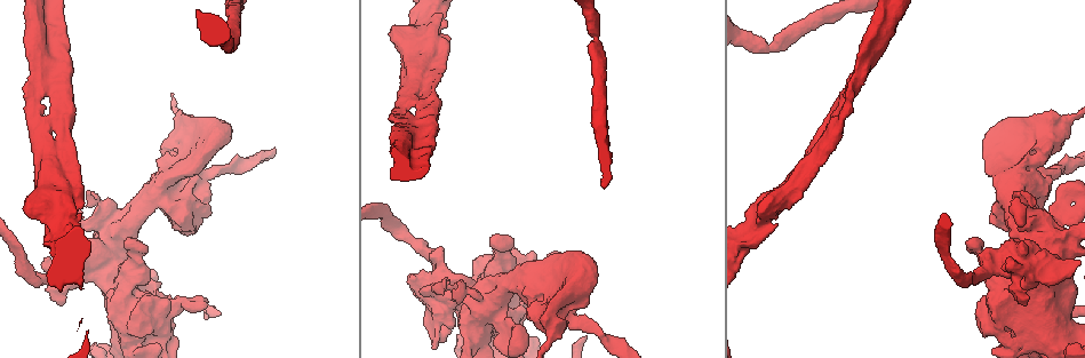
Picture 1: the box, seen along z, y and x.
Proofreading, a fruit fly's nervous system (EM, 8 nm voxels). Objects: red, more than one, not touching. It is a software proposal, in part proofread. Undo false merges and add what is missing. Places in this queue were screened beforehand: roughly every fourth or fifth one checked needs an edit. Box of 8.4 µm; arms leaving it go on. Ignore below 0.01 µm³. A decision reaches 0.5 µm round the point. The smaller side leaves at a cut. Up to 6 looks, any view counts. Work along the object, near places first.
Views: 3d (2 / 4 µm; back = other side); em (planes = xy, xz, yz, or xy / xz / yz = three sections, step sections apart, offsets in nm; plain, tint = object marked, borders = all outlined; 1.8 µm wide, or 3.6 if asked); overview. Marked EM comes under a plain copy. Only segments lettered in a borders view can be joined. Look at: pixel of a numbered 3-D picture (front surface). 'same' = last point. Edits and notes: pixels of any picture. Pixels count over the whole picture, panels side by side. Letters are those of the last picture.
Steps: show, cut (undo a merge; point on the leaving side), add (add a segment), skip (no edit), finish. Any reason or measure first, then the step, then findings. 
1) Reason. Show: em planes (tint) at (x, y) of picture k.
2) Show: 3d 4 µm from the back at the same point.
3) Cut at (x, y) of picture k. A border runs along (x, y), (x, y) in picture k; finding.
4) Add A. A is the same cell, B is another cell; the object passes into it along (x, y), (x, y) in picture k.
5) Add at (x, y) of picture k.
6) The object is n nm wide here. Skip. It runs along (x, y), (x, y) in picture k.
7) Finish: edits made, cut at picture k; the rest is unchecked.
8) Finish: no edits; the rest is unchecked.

A fork. Show: em planes (borders) at (52, 152) of picture 1.

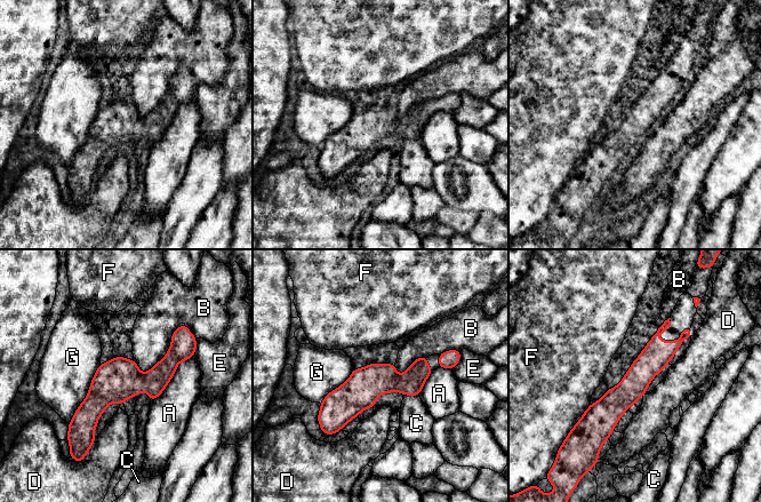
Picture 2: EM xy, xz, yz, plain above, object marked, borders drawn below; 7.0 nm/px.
Skip. A, B, C, D, E, F and G are other cells; a border runs along (178, 325), (168, 351), (142, 374) in picture 2; continuous, no second neuron.

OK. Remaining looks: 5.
Closes a loop. Show: 3d 2 µm at (39, 90) of picture 1.

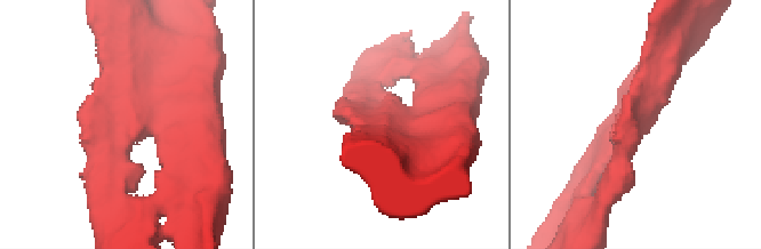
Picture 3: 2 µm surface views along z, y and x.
Need the tissue. Show: em planes (borders) at (117, 122) of picture 3.

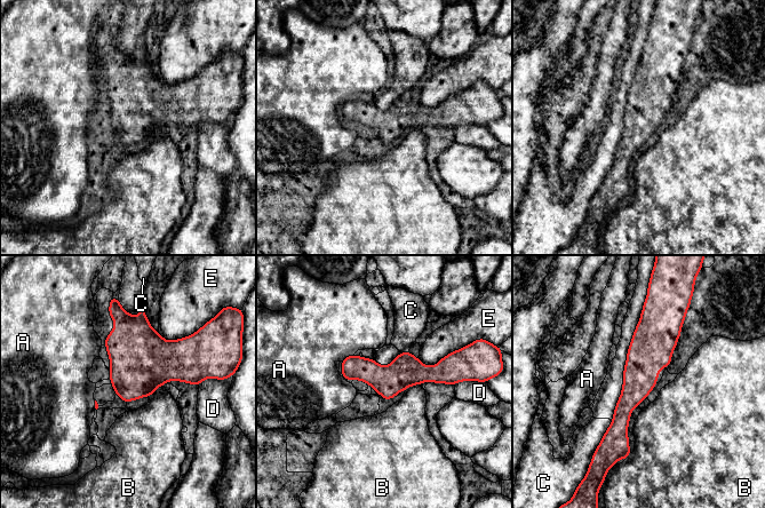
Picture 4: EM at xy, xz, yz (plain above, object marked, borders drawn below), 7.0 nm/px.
The longest contact is with E, 280 nm. Skip. A, B, C, D and E are other cells; all the same neuron.

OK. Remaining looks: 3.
Thin neck. Show: em xy step 8 (tint) at (774, 44) of picture 1.

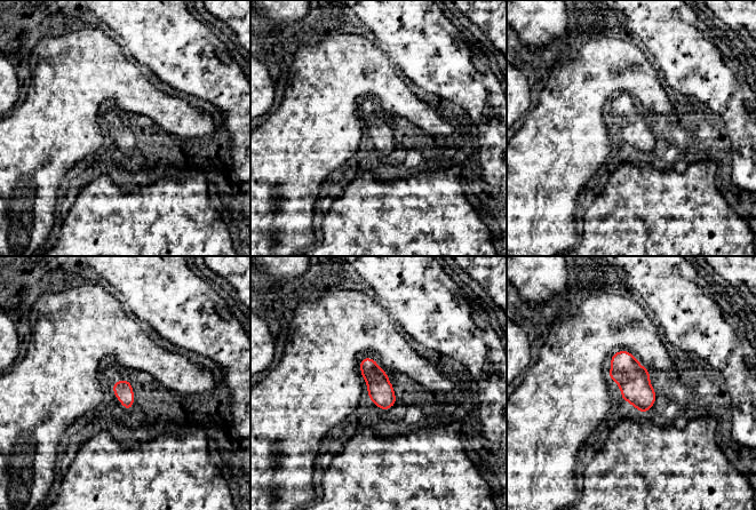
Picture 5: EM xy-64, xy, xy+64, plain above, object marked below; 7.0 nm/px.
Show: em planes (borders) at the same point.

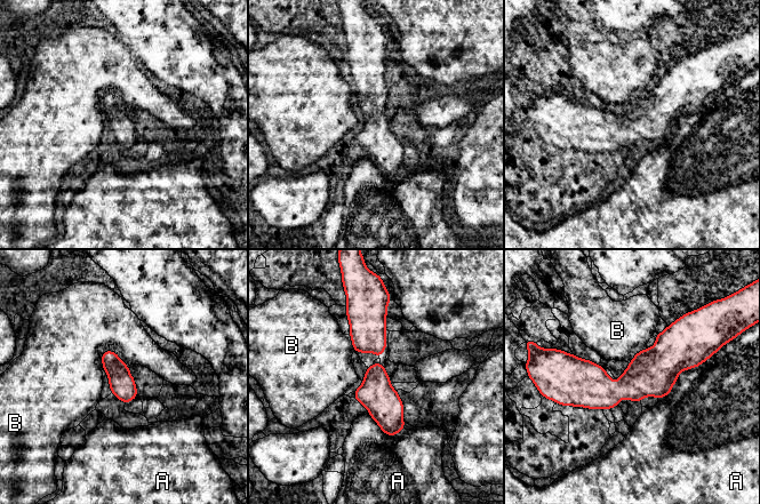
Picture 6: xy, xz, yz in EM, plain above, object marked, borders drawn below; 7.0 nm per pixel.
The longest contact is with A, 460 nm. Skip. A and B are other cells; a border runs along (101, 353), (113, 351), (127, 366) in picture 6; continuous, no second neuron.

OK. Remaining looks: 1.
Finish: no edits; the rest is unchecked.

